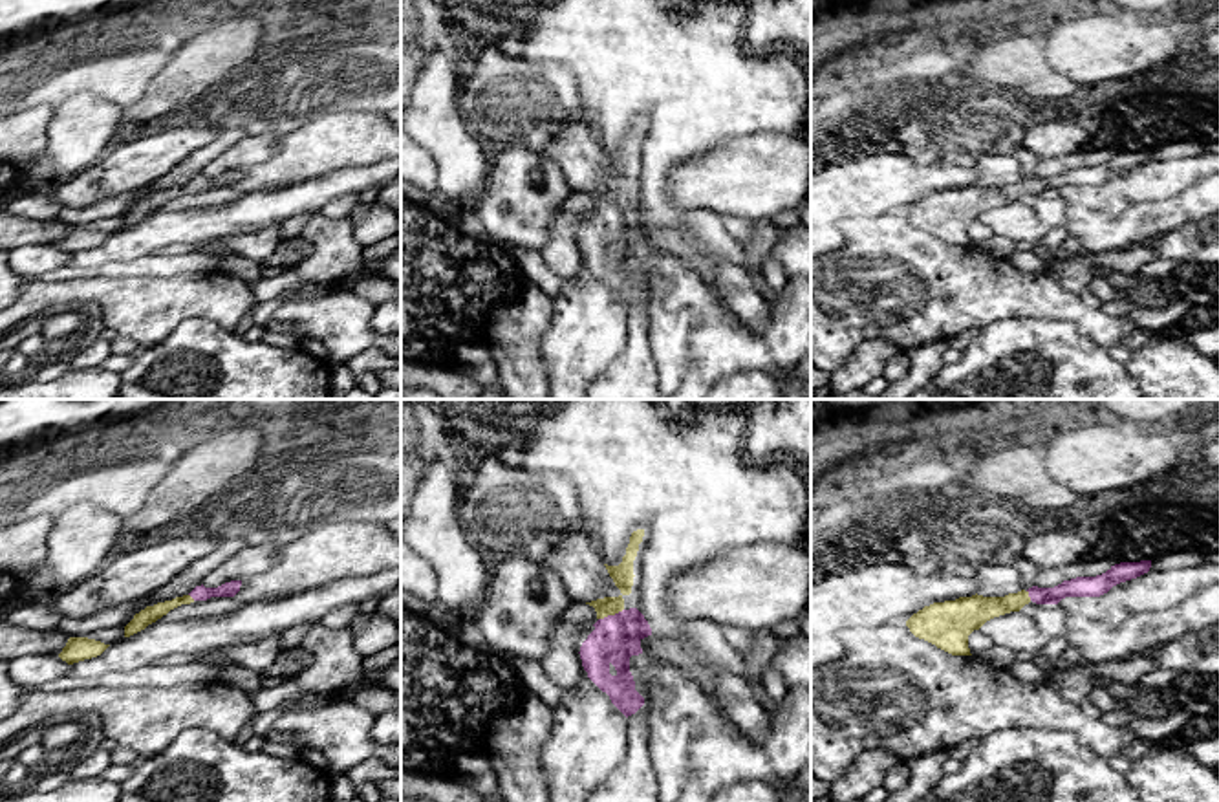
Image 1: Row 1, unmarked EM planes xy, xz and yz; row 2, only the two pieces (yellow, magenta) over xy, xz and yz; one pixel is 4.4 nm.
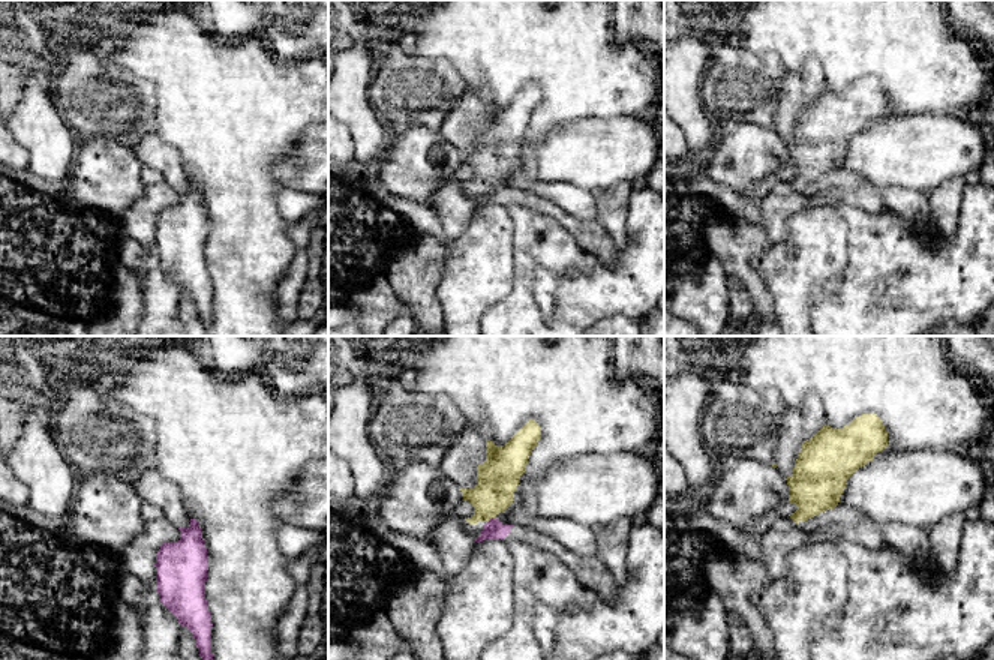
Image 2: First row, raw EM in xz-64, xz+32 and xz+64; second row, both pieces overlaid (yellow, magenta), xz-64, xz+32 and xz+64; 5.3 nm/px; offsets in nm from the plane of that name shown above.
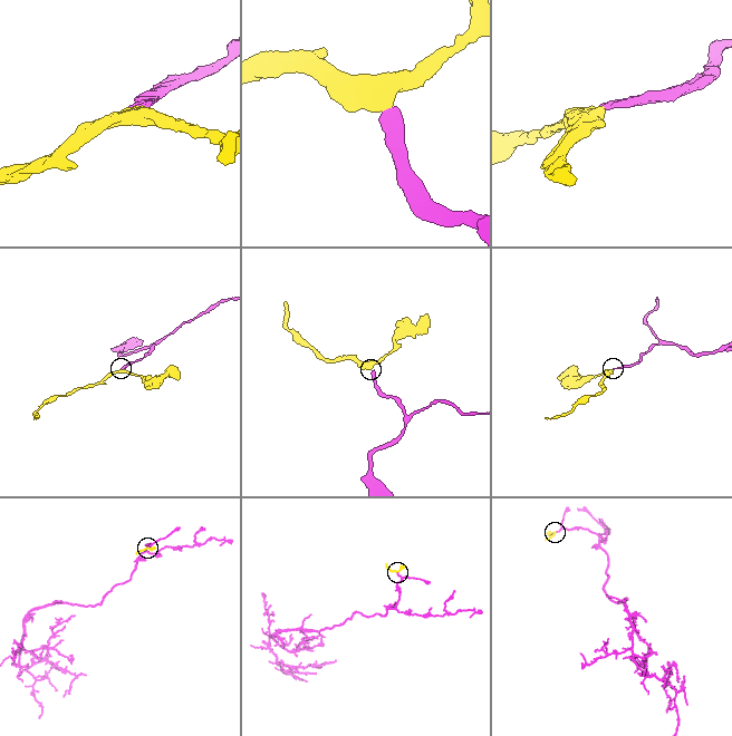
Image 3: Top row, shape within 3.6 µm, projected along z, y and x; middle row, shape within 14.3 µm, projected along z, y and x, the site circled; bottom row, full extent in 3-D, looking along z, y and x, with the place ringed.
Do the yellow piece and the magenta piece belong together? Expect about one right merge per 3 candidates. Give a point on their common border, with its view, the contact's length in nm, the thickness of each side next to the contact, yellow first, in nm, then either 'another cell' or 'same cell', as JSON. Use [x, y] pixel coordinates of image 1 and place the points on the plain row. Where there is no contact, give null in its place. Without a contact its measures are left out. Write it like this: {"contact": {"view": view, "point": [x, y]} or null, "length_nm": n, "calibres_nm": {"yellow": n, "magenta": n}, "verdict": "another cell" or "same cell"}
{"contact": {"view": "xz", "point": [610, 204]}, "length_nm": 120, "calibres_nm": {"yellow": 100, "magenta": 200}, "verdict": "same cell"}

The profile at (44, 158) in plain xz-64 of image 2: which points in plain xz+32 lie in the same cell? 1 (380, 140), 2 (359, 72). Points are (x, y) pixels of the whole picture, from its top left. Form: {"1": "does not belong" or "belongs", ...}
{"1": "belongs", "2": "belongs"}

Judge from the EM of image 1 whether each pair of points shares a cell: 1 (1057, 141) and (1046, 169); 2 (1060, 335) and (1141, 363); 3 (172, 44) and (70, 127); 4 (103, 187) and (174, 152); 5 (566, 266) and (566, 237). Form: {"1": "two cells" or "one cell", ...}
{"1": "two cells", "2": "two cells", "3": "two cells", "4": "one cell", "5": "one cell"}

